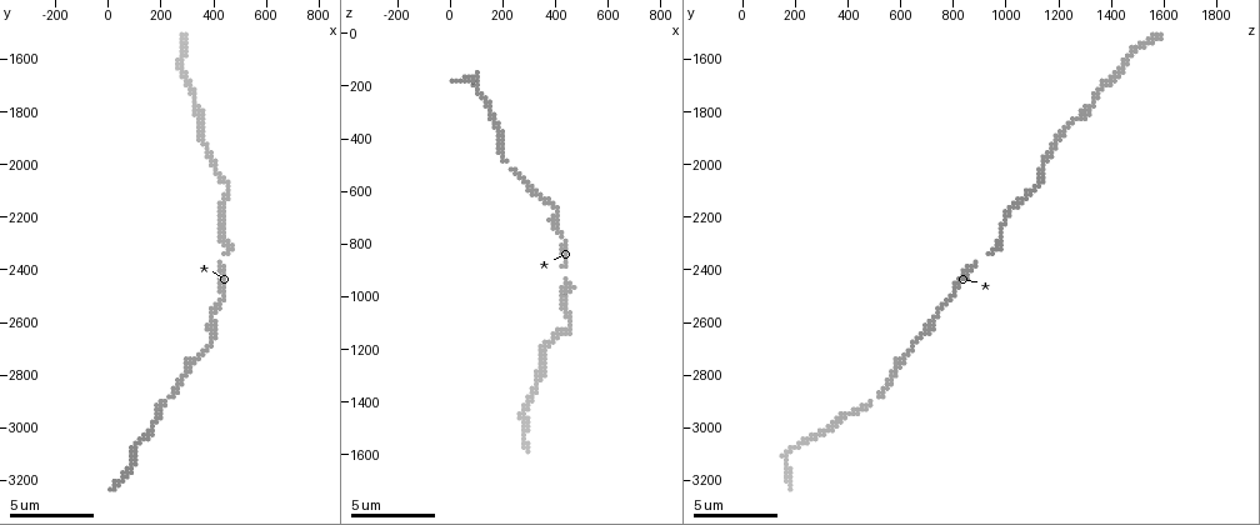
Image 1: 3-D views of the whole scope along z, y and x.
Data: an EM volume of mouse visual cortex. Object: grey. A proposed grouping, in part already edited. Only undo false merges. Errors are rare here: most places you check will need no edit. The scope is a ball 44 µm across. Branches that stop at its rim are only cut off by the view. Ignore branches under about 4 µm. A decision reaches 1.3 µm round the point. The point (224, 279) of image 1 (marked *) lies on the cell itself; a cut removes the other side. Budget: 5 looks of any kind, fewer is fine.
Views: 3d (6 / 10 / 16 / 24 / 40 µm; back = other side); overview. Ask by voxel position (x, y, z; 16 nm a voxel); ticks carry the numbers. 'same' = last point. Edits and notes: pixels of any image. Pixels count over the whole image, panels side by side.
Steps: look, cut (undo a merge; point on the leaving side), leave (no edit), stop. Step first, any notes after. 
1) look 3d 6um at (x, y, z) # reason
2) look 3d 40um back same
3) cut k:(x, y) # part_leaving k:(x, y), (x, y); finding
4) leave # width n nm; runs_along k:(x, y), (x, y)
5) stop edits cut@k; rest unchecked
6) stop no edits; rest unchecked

look 3d 10um at (460, 2100, 1090) # thin neck

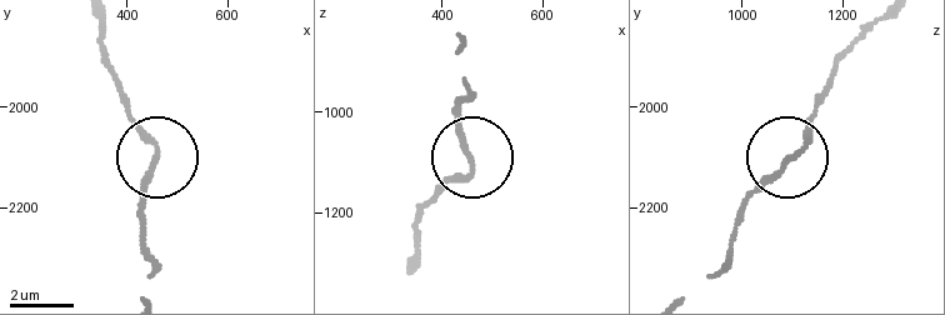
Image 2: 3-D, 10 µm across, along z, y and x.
leave # continuous, no second cell

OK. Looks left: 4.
look 3d 16um at (360, 1880, 1220) # sudden change in width

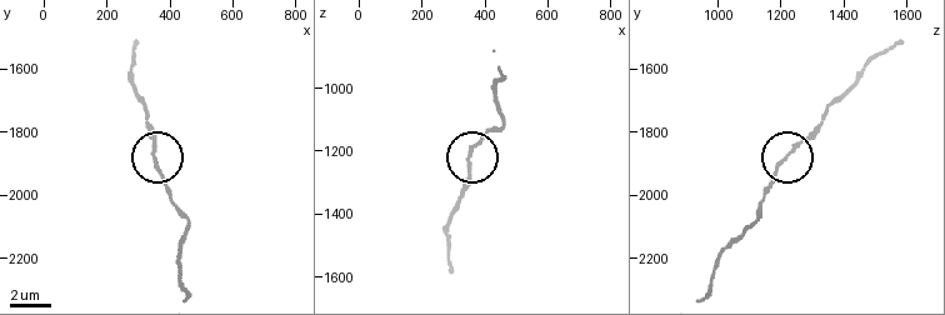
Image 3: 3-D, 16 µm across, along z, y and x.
leave # continuous, no second cell

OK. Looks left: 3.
look 3d 10um at (400, 2670, 660) # sudden change in width

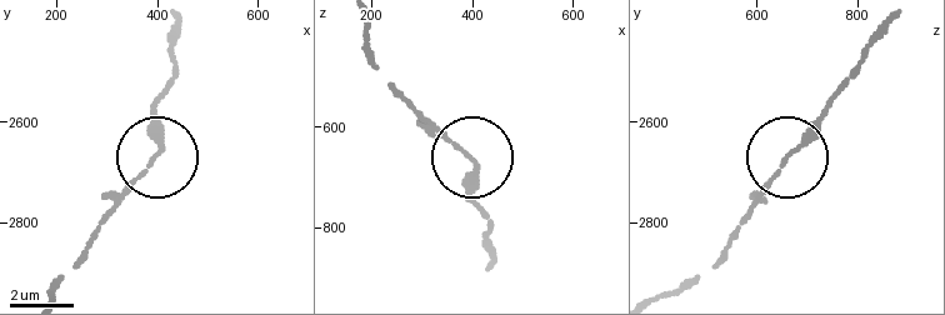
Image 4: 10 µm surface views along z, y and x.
leave # width 120 nm; all the same cell

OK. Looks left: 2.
stop no edits; rest unchecked

